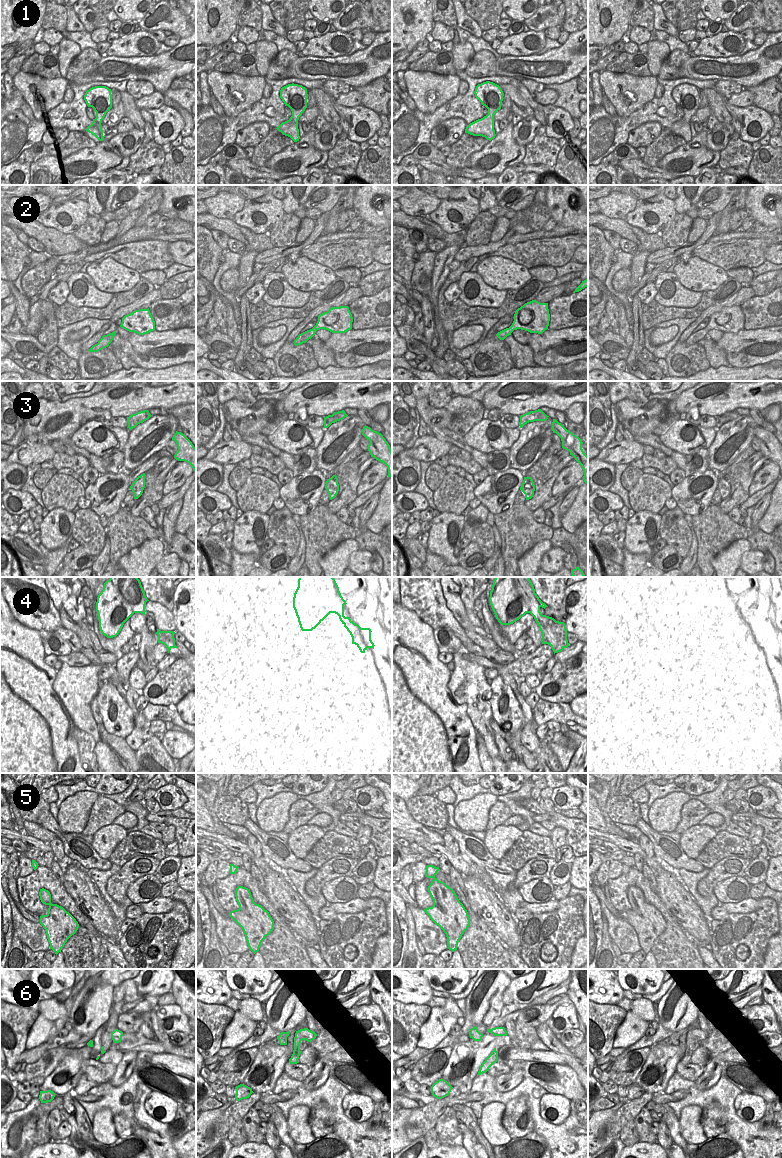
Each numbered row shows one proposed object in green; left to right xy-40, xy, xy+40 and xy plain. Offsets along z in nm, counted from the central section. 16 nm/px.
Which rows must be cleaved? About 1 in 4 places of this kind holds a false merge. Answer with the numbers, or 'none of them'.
3, 6

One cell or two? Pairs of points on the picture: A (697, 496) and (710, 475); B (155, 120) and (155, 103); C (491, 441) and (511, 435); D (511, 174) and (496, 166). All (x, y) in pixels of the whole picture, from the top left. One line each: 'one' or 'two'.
A: one
B: two
C: one
D: two

